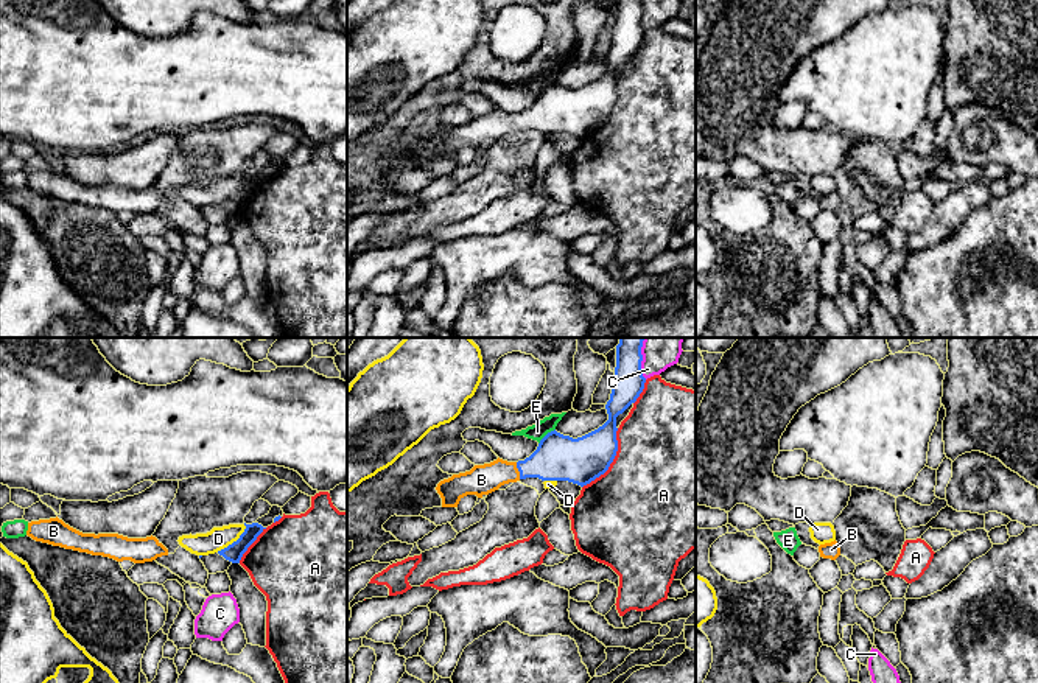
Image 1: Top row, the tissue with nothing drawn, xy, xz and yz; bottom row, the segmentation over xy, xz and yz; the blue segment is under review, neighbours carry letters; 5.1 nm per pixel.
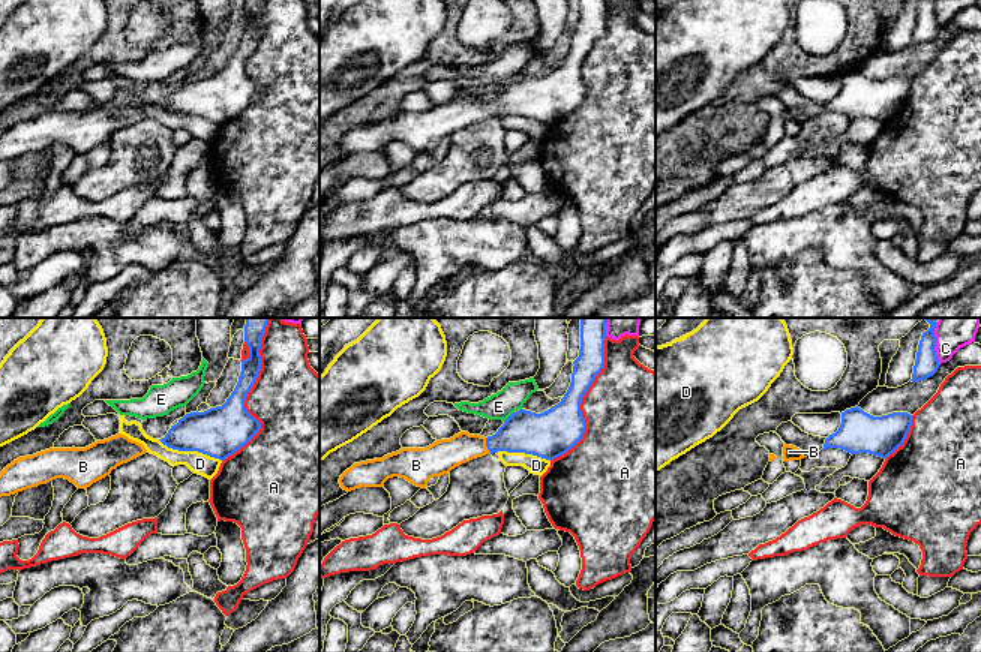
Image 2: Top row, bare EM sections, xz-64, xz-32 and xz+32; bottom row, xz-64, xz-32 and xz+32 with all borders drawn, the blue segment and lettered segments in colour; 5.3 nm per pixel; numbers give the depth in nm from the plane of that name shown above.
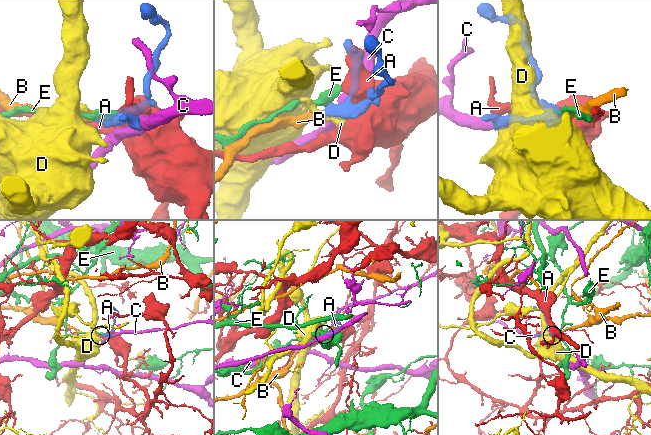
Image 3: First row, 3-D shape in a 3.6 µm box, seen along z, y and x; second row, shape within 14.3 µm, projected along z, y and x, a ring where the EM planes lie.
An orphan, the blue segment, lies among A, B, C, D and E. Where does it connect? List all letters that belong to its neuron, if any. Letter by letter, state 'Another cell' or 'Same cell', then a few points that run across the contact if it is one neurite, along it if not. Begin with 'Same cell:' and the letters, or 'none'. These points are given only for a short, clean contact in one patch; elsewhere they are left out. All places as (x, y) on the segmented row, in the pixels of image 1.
Same cell: B
A: Another cell
B: Same cell. Line: xz (557, 458), (518, 470), (498, 472), (481, 479)
C: Another cell
D: Another cell. Line: xy (246, 526), (235, 540), (217, 551)
E: Another cell. Line: xz (554, 428), (539, 444)

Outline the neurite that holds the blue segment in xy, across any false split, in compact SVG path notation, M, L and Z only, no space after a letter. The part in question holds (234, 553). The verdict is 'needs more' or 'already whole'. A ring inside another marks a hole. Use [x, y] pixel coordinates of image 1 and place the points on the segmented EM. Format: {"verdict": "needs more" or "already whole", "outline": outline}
{"verdict": "already whole", "outline": "M258 523L246 524L244 532L240 535L237 541L229 545L227 548L218 551L219 555L223 555L226 560L232 563L240 563L243 554L247 551L247 548L257 540L257 537L266 529Z"}

